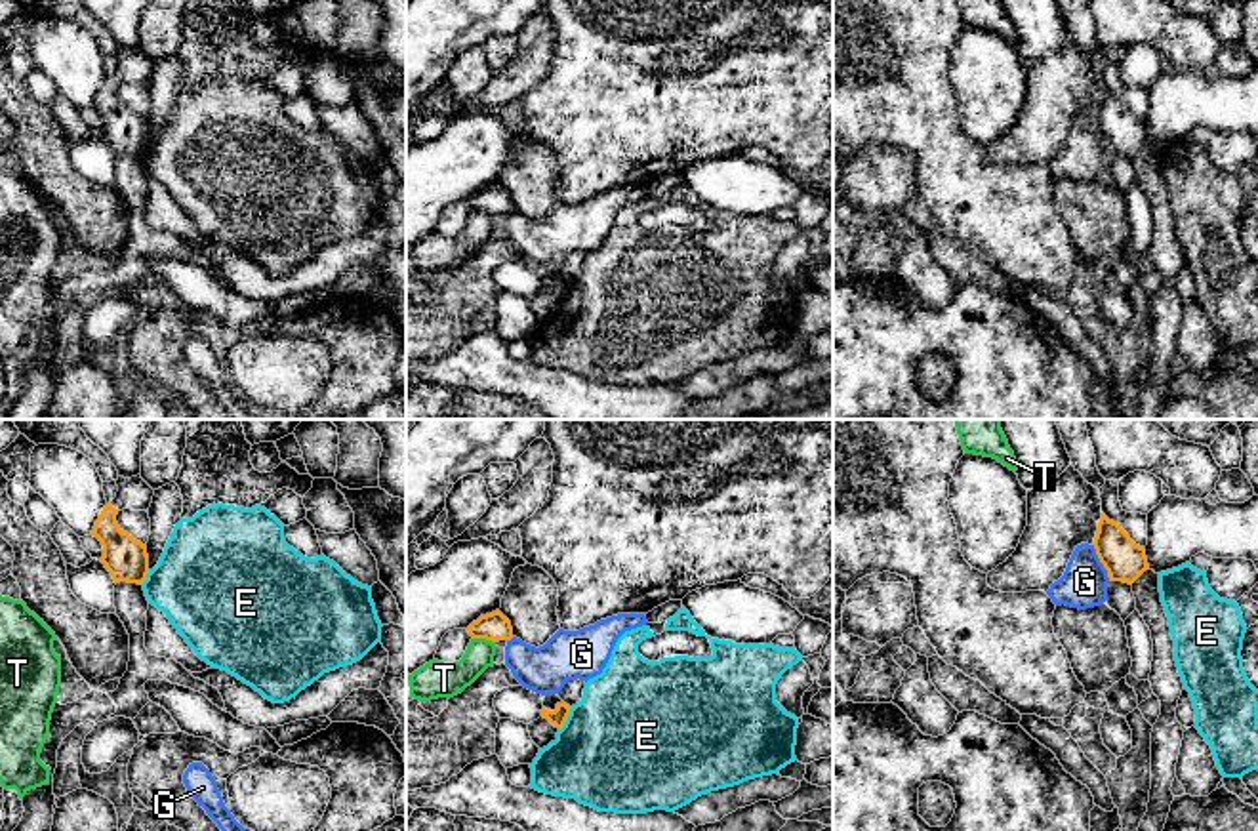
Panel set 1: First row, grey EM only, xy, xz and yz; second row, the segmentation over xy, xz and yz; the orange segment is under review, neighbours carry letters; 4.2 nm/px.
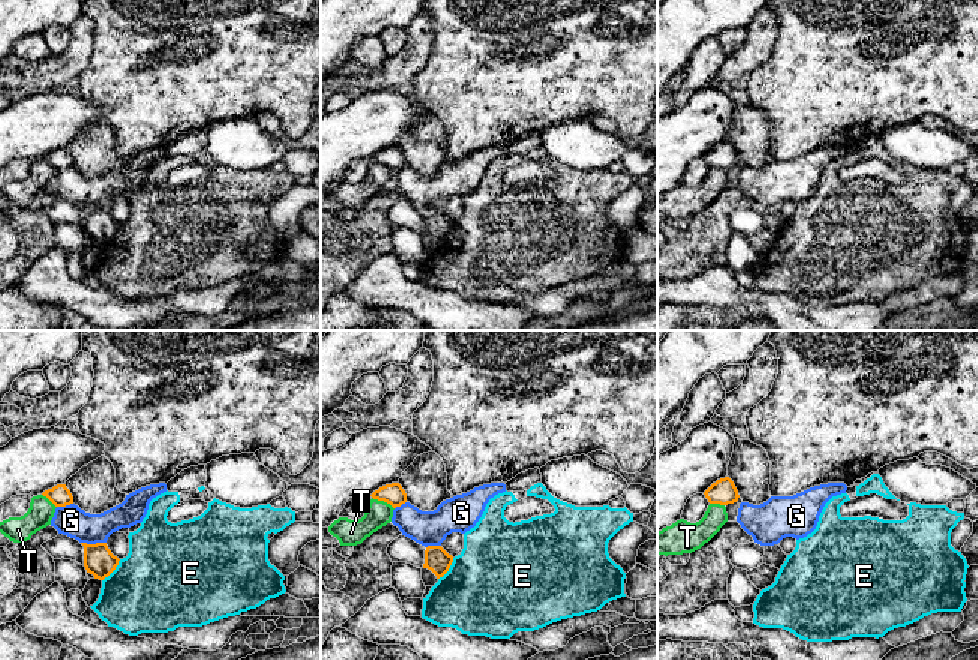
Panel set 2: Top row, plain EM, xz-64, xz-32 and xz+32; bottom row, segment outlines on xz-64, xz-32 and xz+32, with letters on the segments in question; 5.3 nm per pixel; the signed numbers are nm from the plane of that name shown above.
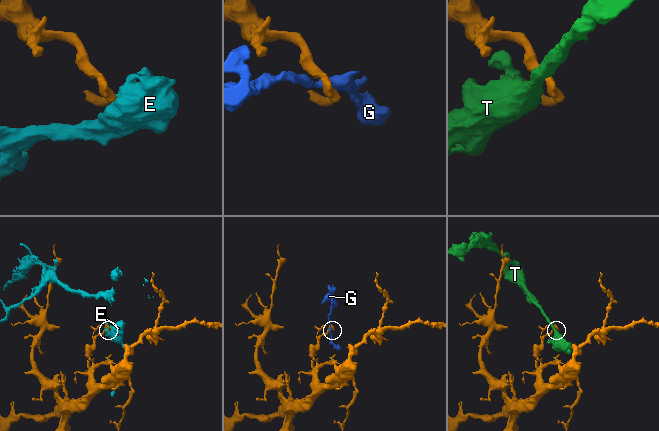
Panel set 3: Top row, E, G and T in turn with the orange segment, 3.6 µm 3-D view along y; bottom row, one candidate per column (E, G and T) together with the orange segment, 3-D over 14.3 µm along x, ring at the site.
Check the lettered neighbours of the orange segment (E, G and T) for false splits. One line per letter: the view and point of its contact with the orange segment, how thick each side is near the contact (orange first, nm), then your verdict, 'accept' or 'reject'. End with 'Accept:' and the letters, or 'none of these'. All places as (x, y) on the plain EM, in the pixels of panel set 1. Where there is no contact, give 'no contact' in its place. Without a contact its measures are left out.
E: contact xz (567, 290); calibres 70 and 500 nm; reject
G: contact yz (1100, 134); calibres 170 and 190 nm; reject
T: contact xz (485, 210); calibres 120 and 140 nm; reject
Accept: none of these

